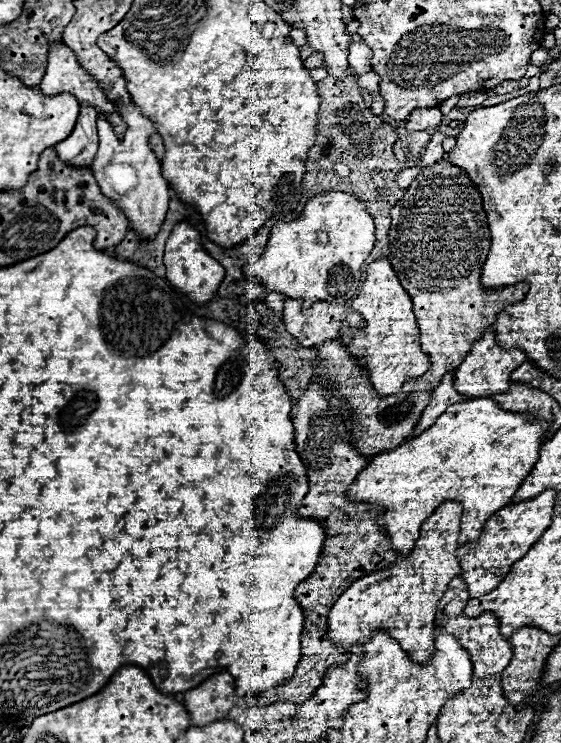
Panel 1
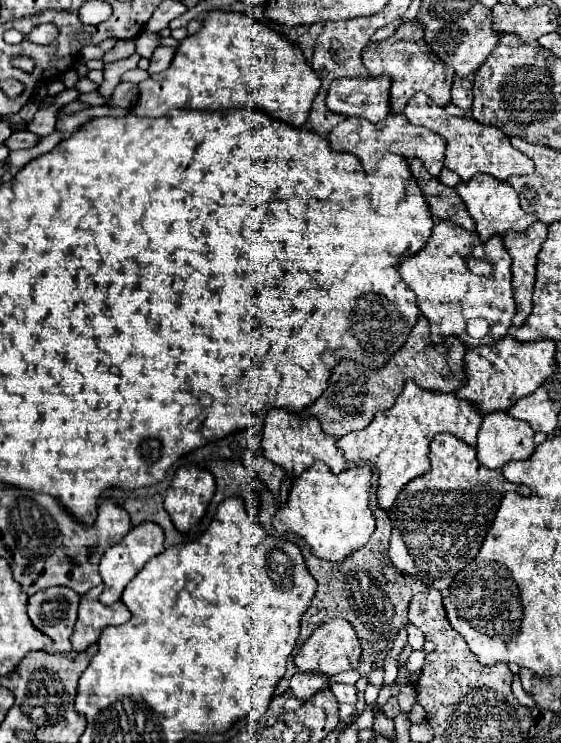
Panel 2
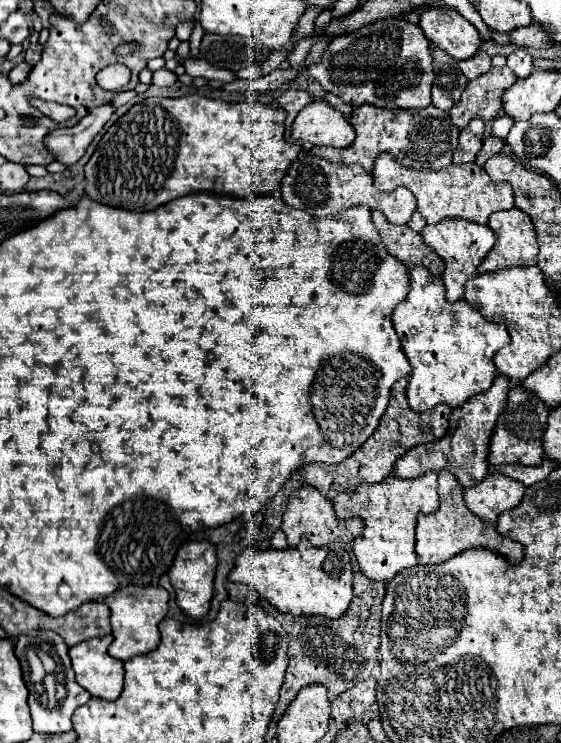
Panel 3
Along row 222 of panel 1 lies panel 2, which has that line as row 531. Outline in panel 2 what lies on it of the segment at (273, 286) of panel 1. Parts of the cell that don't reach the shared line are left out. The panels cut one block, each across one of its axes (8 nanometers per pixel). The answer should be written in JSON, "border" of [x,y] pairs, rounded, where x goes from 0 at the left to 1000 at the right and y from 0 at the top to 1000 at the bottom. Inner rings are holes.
{"border":[[[560,622],[520,654],[510,678],[485,694],[485,708],[496,719],[520,716],[542,724],[574,754],[613,756],[620,746],[645,738],[667,716],[667,694],[656,684],[656,657],[663,633],[660,627],[631,627],[606,638],[592,638],[578,622]]]}

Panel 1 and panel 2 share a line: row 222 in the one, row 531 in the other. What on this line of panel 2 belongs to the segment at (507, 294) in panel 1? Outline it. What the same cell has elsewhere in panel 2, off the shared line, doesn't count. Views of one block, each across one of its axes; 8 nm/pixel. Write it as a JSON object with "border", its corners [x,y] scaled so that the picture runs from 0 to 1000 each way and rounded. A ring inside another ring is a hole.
{"border":[[[806,584],[774,587],[774,592],[766,595],[766,624],[770,624],[766,638],[756,638],[756,641],[745,641],[742,646],[734,646],[713,662],[702,681],[692,686],[692,694],[699,700],[699,724],[695,724],[692,748],[709,767],[731,773],[734,778],[749,781],[763,791],[777,791],[788,799],[795,799],[809,775],[827,762],[834,762],[834,756],[841,756],[852,748],[863,721],[866,721],[873,705],[881,703],[881,694],[884,694],[895,668],[902,662],[920,662],[927,668],[941,668],[945,659],[934,651],[902,649],[895,641],[895,633],[863,630],[848,616],[848,606],[841,600],[820,595]]]}

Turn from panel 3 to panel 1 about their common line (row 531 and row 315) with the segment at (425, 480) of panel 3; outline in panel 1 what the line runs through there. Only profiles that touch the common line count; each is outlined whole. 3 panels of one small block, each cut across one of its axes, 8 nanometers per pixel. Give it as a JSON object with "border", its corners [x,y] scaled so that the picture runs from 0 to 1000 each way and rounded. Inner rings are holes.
{"border":[[[674,347],[656,355],[652,377],[642,396],[627,404],[627,415],[649,425],[652,439],[620,441],[624,452],[610,452],[610,460],[631,479],[638,479],[638,485],[645,485],[645,490],[652,490],[663,522],[677,533],[713,528],[724,511],[745,509],[756,498],[763,498],[766,479],[749,471],[749,450],[734,417],[734,404],[702,369],[692,347]]]}

